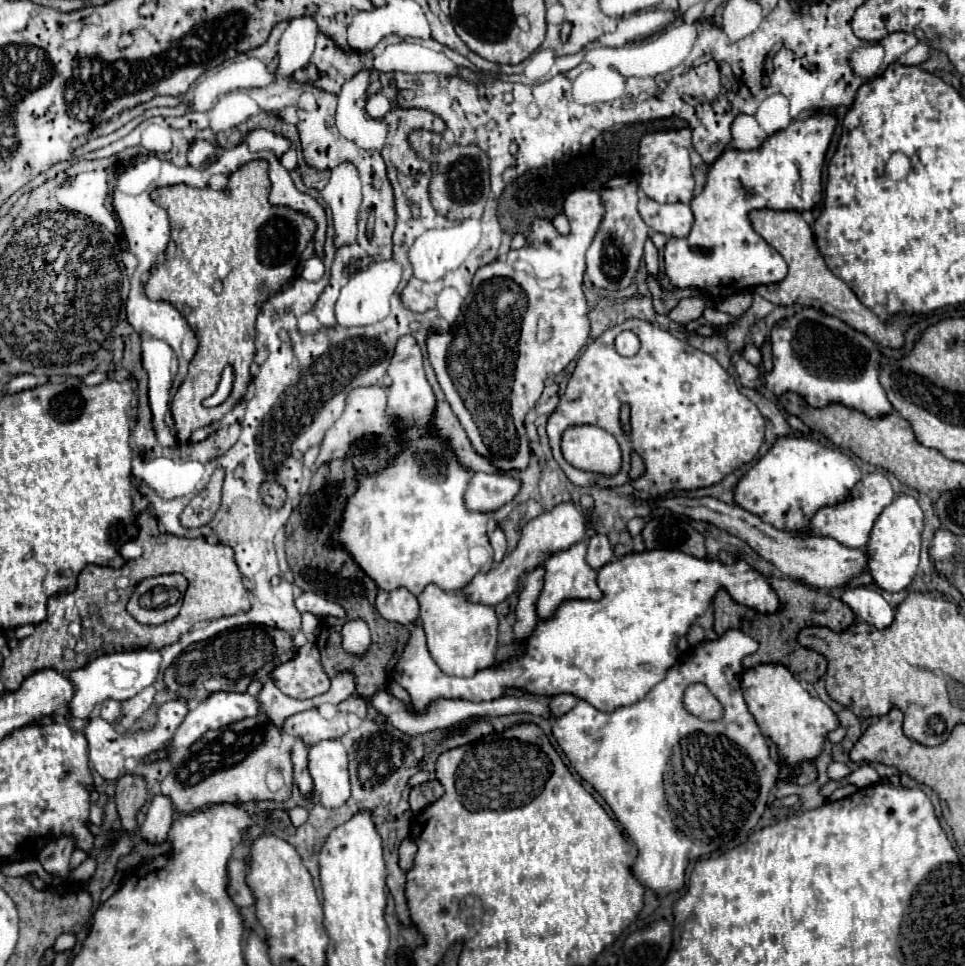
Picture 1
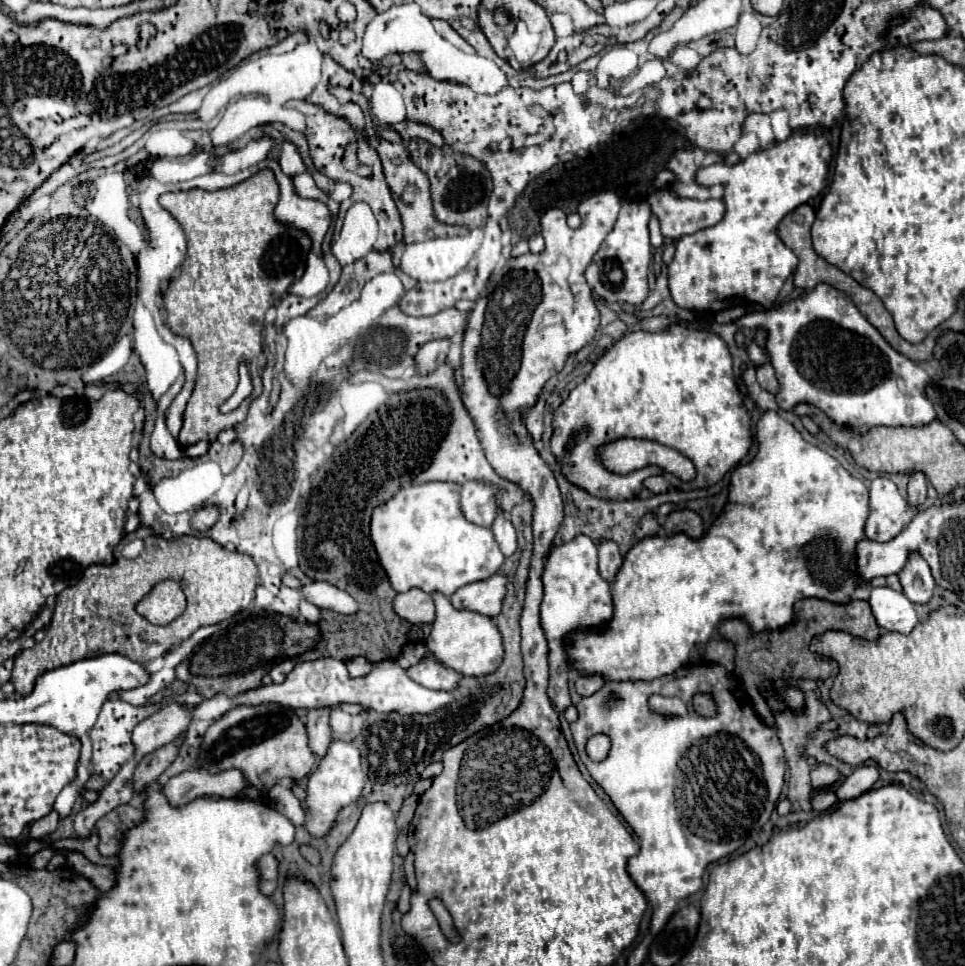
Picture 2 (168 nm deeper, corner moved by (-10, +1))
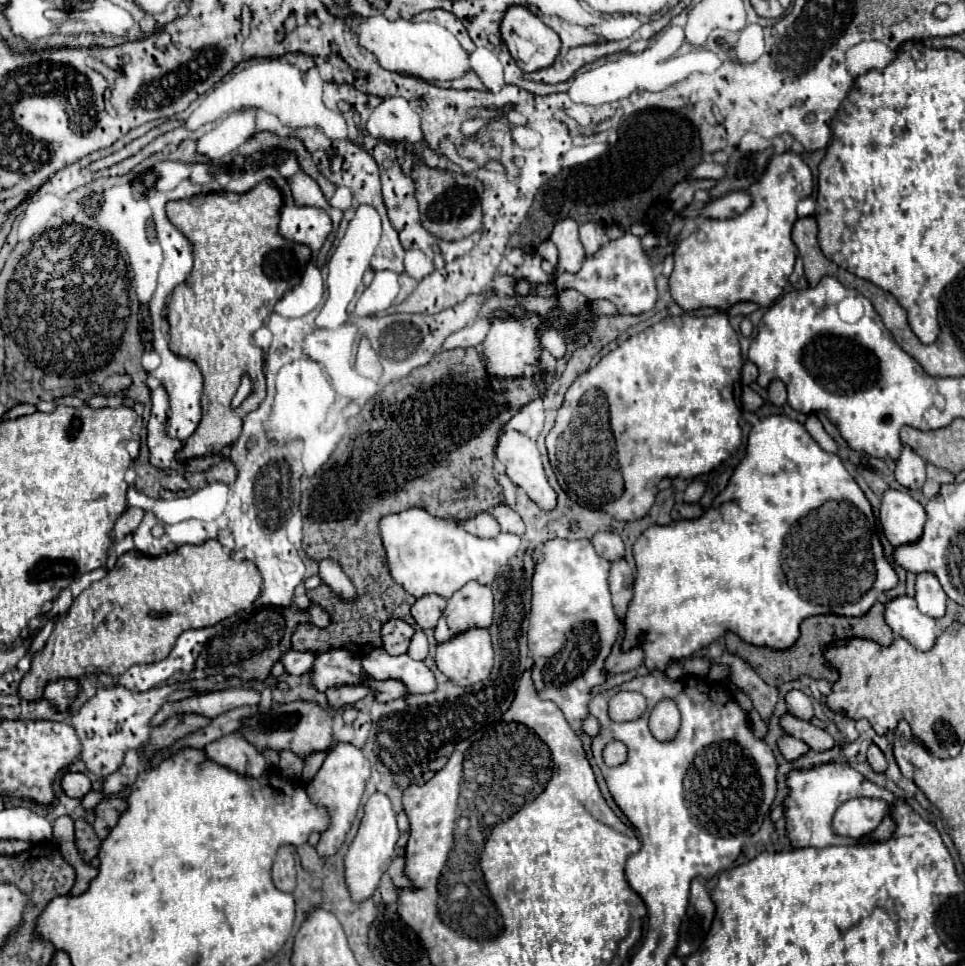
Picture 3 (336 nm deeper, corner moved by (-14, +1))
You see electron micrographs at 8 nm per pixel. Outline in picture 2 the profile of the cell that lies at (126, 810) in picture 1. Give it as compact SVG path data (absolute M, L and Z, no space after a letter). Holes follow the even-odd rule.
M181 737L175 739L175 741L169 743L169 745L163 745L163 747L159 747L159 749L155 749L153 753L145 755L145 757L139 761L139 765L135 767L135 785L133 785L135 793L143 793L145 787L157 783L159 775L173 763L179 745L181 745Z

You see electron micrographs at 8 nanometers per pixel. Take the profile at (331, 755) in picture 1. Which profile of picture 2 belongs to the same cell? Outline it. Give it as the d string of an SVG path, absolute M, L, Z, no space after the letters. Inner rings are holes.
M331 741L327 755L319 761L317 769L309 775L307 783L307 799L303 807L307 807L307 829L311 835L321 837L329 831L335 821L335 815L341 807L355 803L363 791L363 771L361 771L361 757L353 743L347 741Z

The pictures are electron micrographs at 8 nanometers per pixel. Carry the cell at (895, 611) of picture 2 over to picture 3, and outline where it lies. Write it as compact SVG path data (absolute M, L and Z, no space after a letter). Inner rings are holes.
M897 597L885 609L887 625L893 629L895 637L907 639L915 649L929 651L939 635L935 619L919 613L913 597Z

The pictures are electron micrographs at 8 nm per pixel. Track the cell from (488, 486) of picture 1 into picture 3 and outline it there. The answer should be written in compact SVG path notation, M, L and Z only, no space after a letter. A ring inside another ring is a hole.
M479 513L479 517L473 517L471 521L463 523L465 531L481 537L481 539L489 539L489 537L497 537L499 535L499 523L491 517L491 513Z

